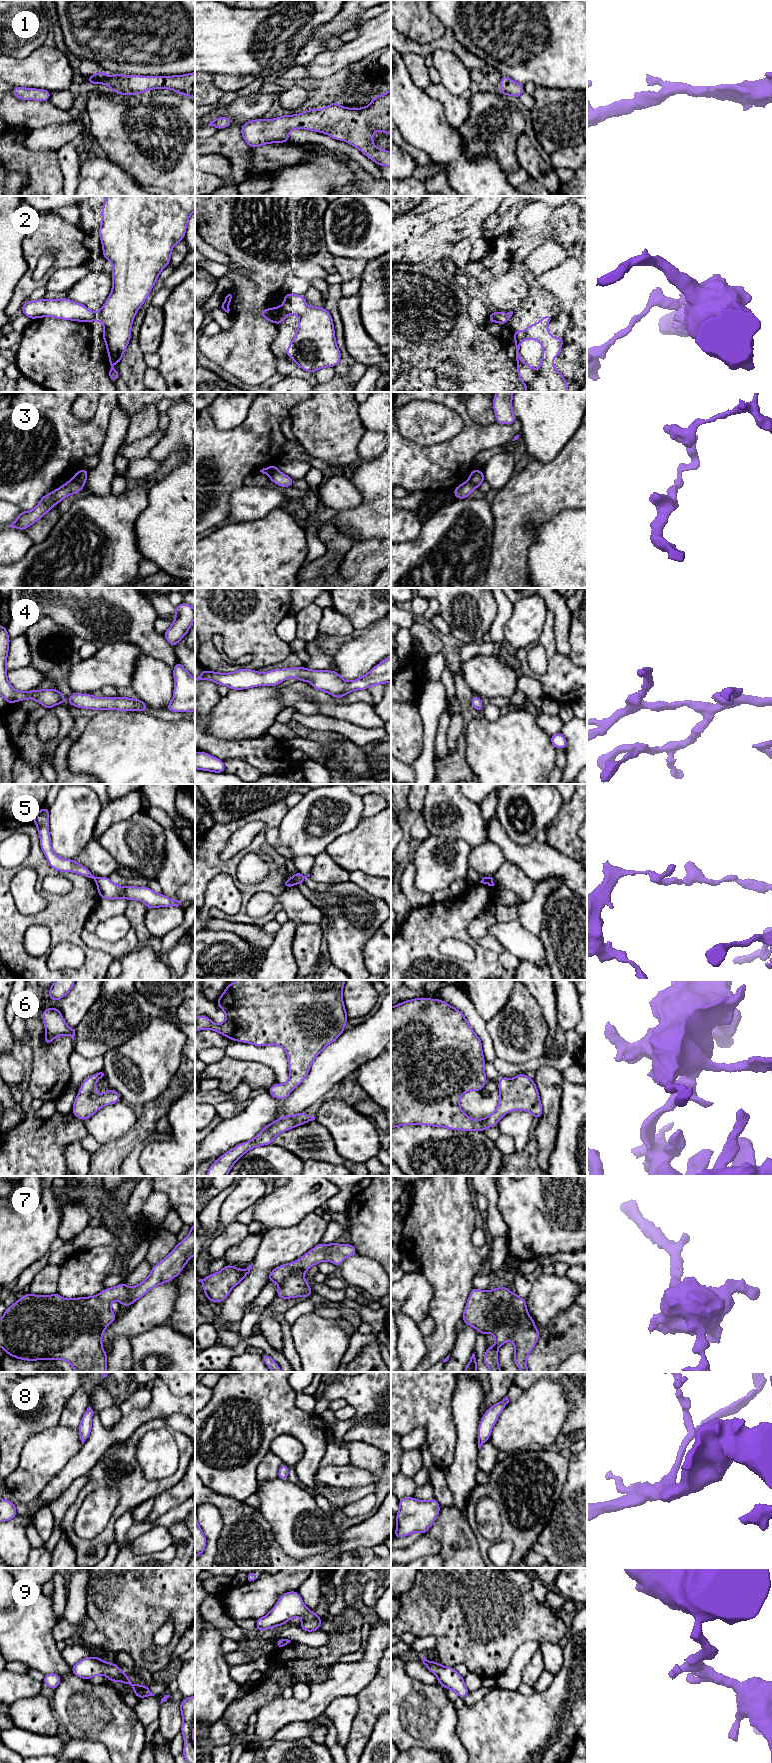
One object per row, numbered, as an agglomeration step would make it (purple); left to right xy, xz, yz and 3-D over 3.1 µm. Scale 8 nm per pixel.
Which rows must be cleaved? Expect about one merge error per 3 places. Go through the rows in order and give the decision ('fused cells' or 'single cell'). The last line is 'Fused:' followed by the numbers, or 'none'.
1: single cell
2: fused cells
3: fused cells
4: single cell
5: fused cells
6: single cell
7: single cell
8: single cell
9: single cell
Fused: 2, 3, 5

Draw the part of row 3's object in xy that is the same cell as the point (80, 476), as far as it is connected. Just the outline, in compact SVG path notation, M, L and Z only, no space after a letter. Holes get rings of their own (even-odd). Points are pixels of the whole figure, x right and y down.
M81 469L77 471L73 476L73 480L77 481L79 484L81 484L84 487L86 484L87 475L89 471L90 470L87 469Z

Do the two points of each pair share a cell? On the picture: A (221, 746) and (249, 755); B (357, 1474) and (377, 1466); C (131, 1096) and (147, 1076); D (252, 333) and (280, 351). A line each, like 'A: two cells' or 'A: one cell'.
A: one cell
B: two cells
C: one cell
D: two cells

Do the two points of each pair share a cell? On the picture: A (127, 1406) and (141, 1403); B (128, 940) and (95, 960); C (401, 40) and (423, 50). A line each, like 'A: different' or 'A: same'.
A: same
B: different
C: same

